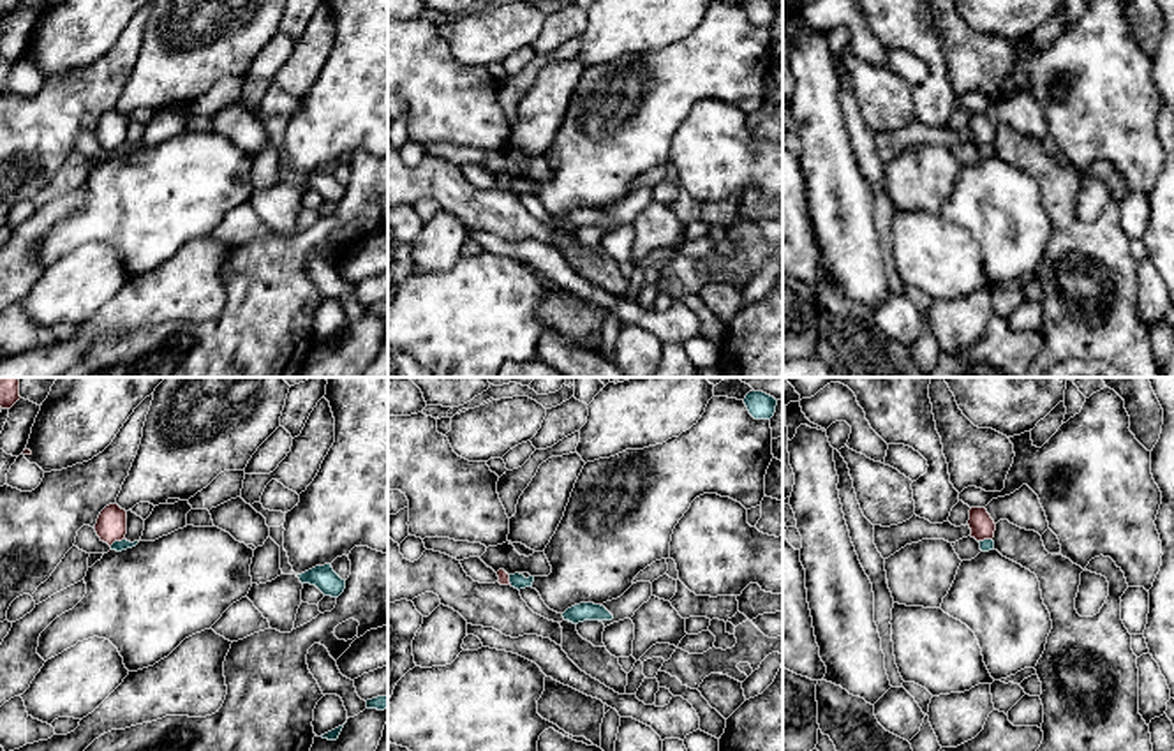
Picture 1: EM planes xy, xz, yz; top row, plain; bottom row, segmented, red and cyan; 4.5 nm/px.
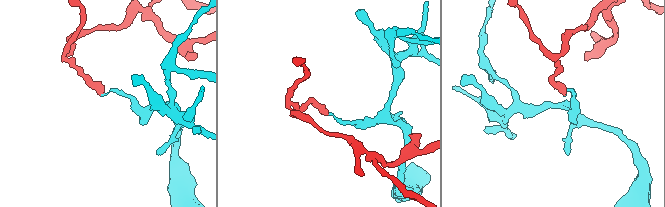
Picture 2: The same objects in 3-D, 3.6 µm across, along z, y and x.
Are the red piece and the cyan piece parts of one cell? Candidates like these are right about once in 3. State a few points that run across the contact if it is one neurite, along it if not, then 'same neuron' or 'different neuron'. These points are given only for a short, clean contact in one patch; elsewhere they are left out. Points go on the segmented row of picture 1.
xy (124, 538), (110, 545) | different neuron

